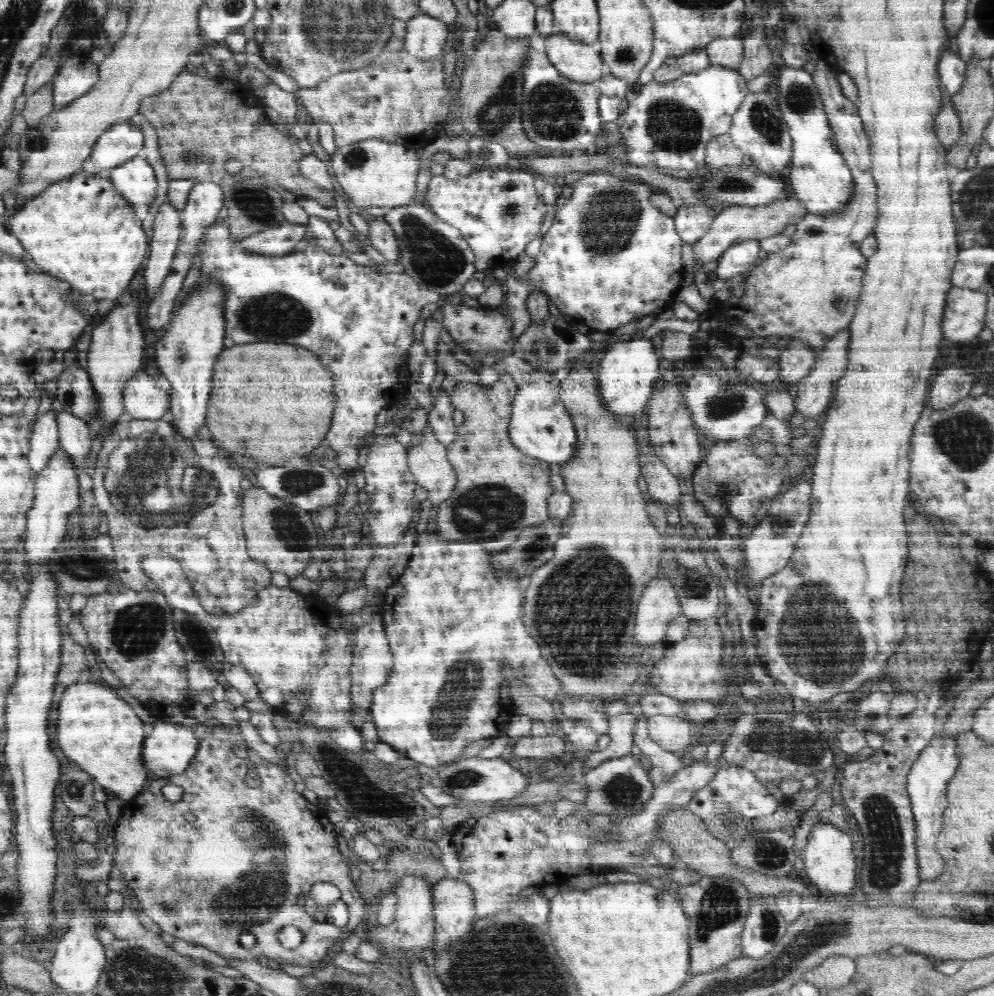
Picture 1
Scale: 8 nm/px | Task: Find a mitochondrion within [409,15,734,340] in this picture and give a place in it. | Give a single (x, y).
(609, 219)

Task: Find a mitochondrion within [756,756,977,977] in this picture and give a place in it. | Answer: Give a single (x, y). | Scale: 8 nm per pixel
(882, 826)

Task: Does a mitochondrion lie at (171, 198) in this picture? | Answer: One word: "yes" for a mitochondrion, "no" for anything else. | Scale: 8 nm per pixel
no

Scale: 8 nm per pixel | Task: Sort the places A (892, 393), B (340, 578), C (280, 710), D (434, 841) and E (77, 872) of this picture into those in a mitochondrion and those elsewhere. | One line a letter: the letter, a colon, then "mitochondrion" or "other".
A: other
B: other
C: other
D: other
E: other

